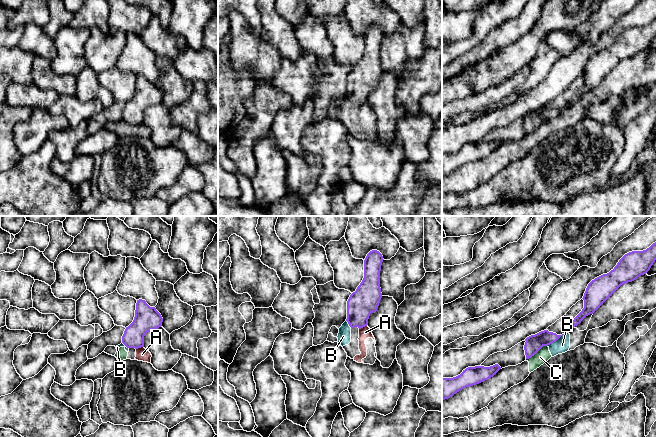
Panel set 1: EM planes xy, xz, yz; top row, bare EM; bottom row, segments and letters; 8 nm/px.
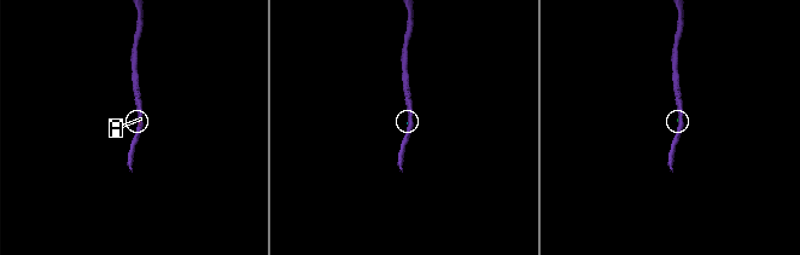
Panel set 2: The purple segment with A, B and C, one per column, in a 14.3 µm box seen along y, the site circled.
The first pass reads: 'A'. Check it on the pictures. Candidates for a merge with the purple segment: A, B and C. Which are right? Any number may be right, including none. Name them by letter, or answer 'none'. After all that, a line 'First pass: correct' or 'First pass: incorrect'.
none
First pass: incorrect

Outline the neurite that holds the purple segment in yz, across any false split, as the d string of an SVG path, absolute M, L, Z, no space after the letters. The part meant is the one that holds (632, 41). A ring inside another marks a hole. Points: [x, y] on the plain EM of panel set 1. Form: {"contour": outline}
{"contour": "M656 18L643 27L625 30L607 50L592 56L584 69L584 84L567 106L574 104L588 91L593 90L621 61L646 50L656 36Z"}

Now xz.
{"contour": "M377 26L370 27L364 36L364 54L347 77L346 97L351 104L367 102L370 90L377 87L382 74L380 47L383 36Z"}

